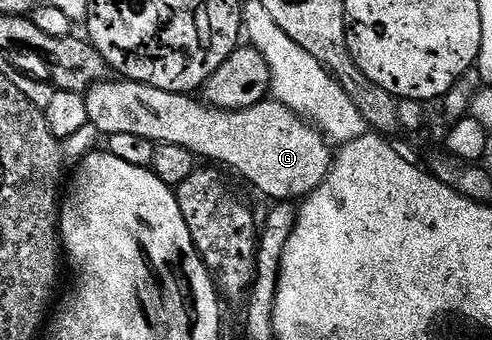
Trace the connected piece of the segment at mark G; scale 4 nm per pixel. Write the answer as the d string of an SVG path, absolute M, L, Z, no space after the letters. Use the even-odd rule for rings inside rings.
M129 81L110 82L98 83L84 95L89 126L103 131L103 136L132 133L148 137L156 145L184 145L199 160L231 167L271 201L301 201L328 177L332 147L326 136L280 102L263 101L248 109L221 111L190 93L181 95Z

